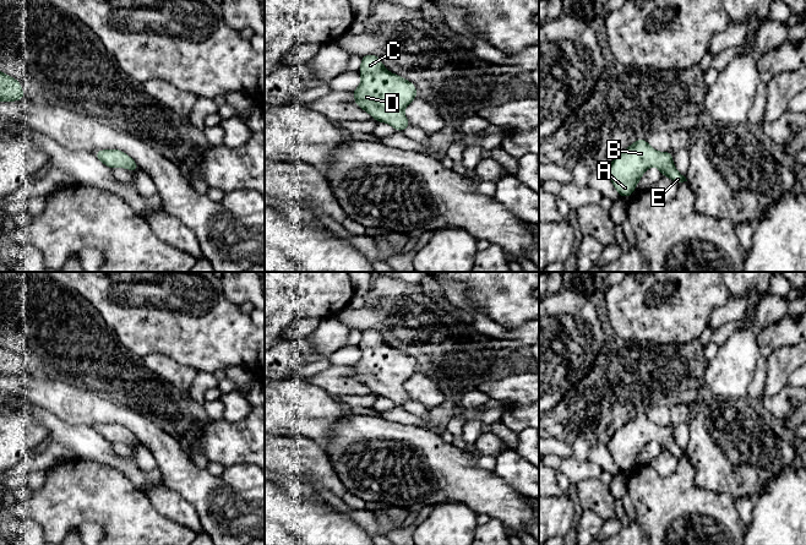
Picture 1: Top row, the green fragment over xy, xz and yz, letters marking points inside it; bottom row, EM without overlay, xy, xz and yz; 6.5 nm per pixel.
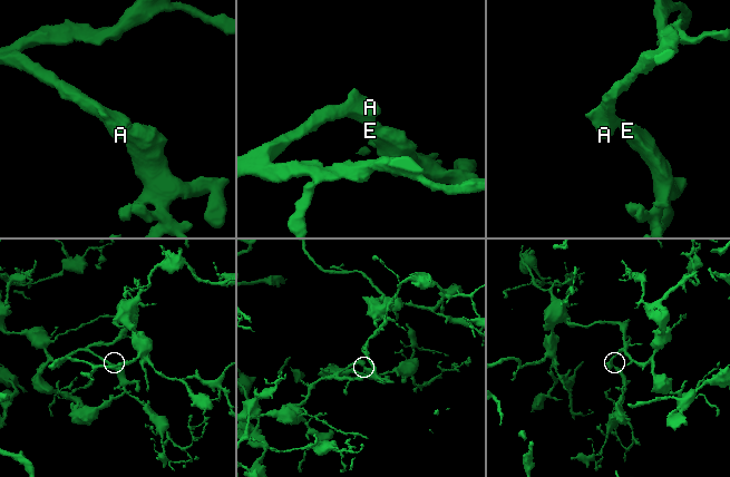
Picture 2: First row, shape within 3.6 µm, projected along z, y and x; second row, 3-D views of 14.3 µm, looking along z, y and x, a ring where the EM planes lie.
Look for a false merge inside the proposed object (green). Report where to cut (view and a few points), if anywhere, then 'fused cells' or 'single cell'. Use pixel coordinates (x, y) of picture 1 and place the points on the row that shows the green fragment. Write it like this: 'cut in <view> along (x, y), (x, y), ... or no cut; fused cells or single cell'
no cut; single cell

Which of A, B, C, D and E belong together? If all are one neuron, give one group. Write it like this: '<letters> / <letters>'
A B C D E

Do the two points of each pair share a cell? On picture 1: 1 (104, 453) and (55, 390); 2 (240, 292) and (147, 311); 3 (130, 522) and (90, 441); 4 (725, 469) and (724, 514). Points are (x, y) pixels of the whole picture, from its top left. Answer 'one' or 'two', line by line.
1: two
2: two
3: two
4: two

